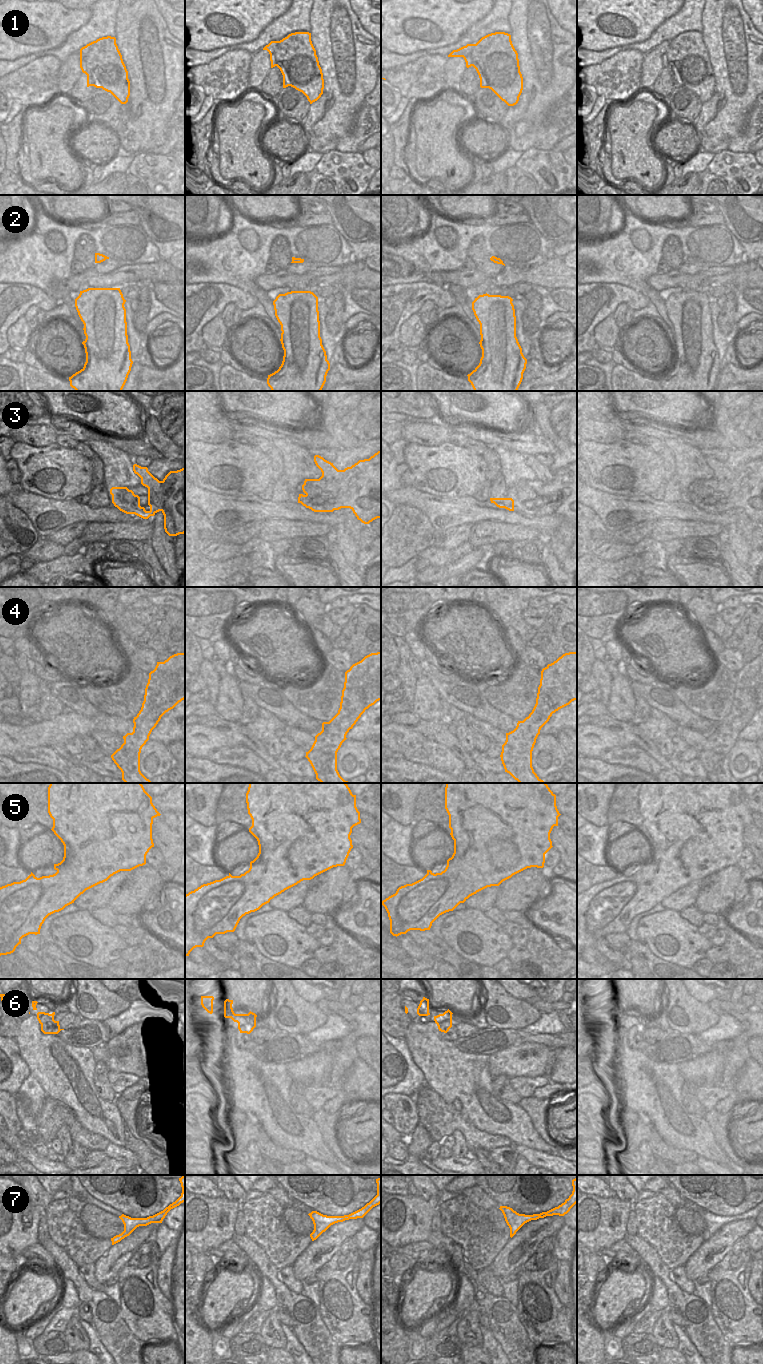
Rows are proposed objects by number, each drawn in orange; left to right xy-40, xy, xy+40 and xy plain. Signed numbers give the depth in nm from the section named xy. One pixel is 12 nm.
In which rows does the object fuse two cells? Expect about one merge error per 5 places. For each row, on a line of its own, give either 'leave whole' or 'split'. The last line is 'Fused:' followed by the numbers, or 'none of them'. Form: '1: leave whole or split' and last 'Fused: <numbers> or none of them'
1: split
2: leave whole
3: leave whole
4: leave whole
5: leave whole
6: split
7: leave whole
Fused: 1, 6

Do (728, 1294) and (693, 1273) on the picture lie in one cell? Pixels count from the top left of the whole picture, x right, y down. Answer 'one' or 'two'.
two

